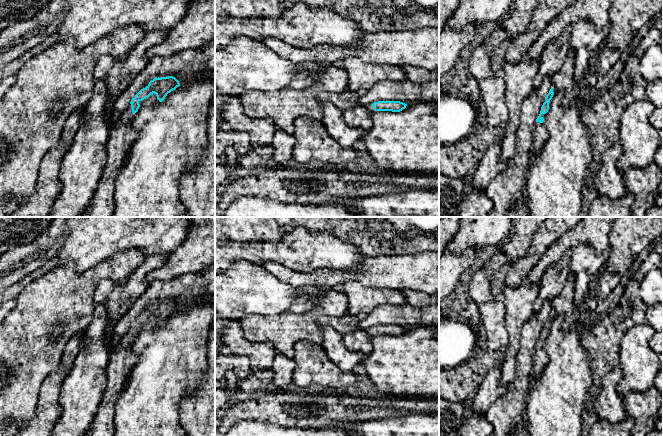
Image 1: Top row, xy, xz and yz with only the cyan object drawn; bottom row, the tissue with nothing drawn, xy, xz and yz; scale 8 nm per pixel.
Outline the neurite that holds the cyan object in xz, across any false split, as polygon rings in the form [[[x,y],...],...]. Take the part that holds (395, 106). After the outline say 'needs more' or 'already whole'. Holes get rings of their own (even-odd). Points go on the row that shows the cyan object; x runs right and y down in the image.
[[[378,101],[370,105],[358,105],[357,107],[342,111],[343,118],[351,127],[363,130],[365,133],[372,128],[370,115],[374,111],[400,112],[407,104],[400,101]]] | needs more

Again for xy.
[[[173,76],[154,78],[132,98],[129,107],[118,118],[113,115],[114,106],[107,106],[104,114],[109,127],[106,164],[92,202],[82,217],[112,217],[115,210],[114,183],[127,160],[132,144],[138,137],[138,132],[132,127],[132,118],[140,107],[139,102],[153,93],[162,102],[168,93],[179,86],[179,81]]] | needs more

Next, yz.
[[[569,50],[561,68],[550,78],[551,89],[545,97],[545,102],[541,107],[539,116],[536,119],[536,126],[533,133],[533,145],[532,145],[532,156],[536,157],[545,141],[547,140],[549,133],[544,125],[544,117],[549,110],[549,102],[553,95],[560,91],[564,91],[564,106],[568,106],[574,96],[579,93],[577,84],[575,82],[575,58],[574,52]]] | needs more

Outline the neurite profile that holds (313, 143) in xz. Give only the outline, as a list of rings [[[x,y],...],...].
[[[299,117],[294,121],[293,136],[296,139],[293,148],[293,160],[302,165],[311,162],[321,162],[323,164],[331,164],[337,168],[354,161],[358,157],[358,152],[352,148],[344,147],[337,143],[324,127],[322,121],[318,121],[309,117]]]

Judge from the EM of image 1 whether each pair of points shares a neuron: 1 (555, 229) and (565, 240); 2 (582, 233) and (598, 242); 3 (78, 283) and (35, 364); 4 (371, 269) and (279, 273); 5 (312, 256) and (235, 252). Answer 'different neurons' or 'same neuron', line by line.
1: different neurons
2: same neuron
3: same neuron
4: same neuron
5: same neuron

